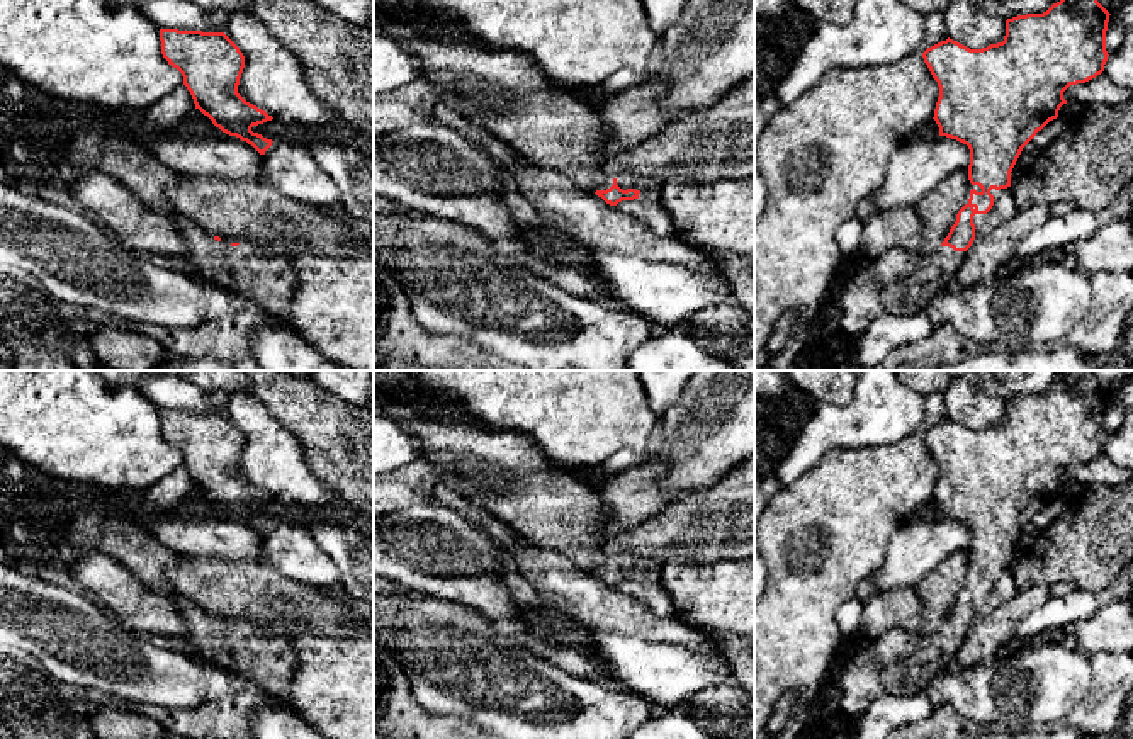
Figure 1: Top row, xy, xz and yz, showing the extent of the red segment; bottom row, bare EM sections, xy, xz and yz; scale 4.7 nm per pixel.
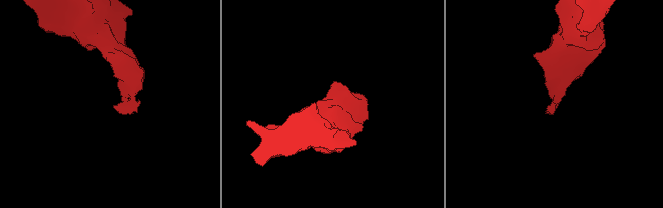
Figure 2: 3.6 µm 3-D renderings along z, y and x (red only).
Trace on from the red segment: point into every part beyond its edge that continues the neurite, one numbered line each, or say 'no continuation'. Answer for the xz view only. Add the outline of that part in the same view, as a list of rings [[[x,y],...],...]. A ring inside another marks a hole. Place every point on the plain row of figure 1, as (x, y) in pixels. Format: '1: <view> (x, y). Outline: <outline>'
1: xz (501, 471). Outline: [[[408,415],[401,416],[401,426],[420,442],[420,459],[426,459],[438,471],[445,486],[508,523],[528,542],[567,557],[588,573],[606,571],[613,564],[623,571],[659,573],[661,561],[603,552],[608,539],[601,528],[610,511],[598,494],[600,486],[581,479],[572,469],[555,465],[525,433],[493,430],[479,423],[447,425]]]

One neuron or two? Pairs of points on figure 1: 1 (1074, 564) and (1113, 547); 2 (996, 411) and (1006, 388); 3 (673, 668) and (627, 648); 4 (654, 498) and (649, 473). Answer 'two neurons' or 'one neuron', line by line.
1: one neuron
2: two neurons
3: one neuron
4: one neuron

